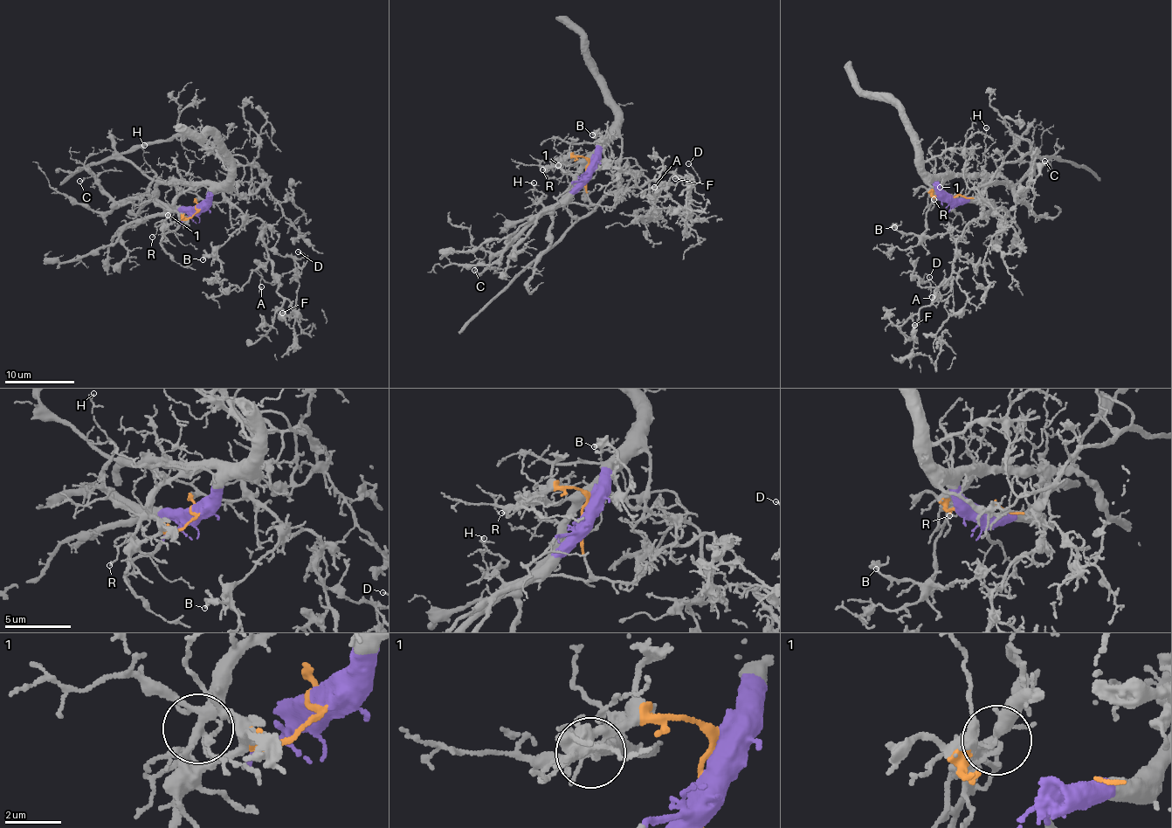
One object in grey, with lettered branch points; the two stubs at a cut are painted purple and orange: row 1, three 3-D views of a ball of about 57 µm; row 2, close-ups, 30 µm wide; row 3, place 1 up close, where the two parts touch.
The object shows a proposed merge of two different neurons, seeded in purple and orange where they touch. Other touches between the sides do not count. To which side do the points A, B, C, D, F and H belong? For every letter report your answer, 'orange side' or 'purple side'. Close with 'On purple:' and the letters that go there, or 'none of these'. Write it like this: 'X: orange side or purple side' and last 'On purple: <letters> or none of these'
A: orange side
B: orange side
C: purple side
D: orange side
F: orange side
H: purple side
On purple: C, H

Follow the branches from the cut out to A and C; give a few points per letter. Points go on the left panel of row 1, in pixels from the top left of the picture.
A: (196, 208), (196, 197), (224, 201), (246, 218), (265, 224), (268, 261), (259, 270), (262, 286)
C: (196, 207), (175, 208), (141, 196), (117, 202), (112, 199), (93, 176), (79, 182)

